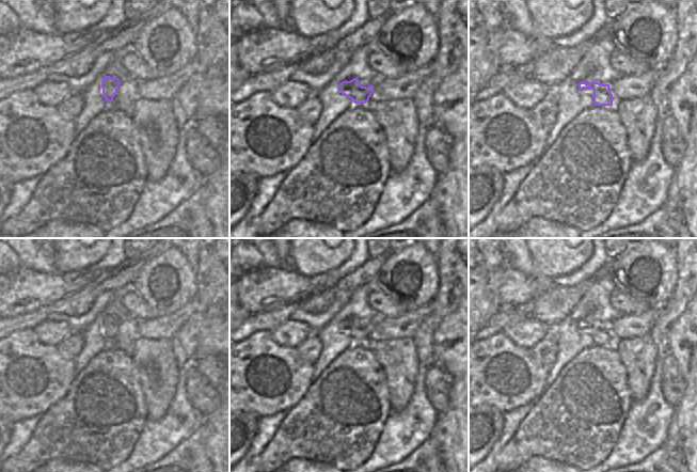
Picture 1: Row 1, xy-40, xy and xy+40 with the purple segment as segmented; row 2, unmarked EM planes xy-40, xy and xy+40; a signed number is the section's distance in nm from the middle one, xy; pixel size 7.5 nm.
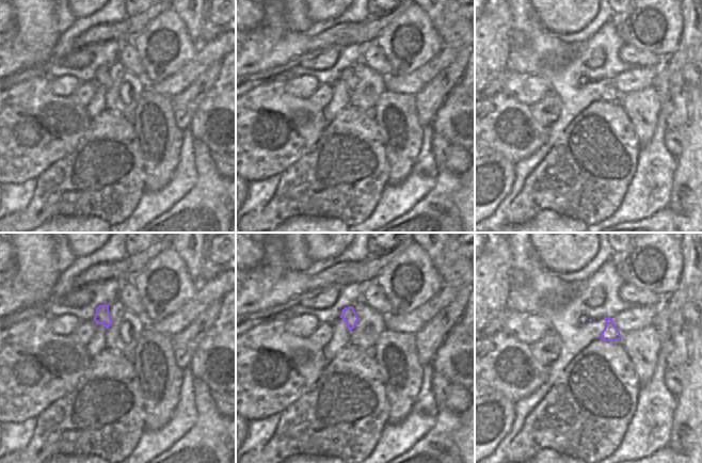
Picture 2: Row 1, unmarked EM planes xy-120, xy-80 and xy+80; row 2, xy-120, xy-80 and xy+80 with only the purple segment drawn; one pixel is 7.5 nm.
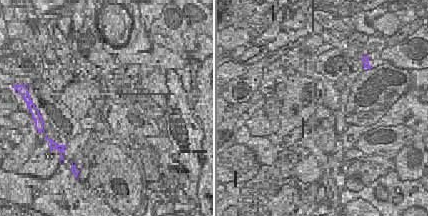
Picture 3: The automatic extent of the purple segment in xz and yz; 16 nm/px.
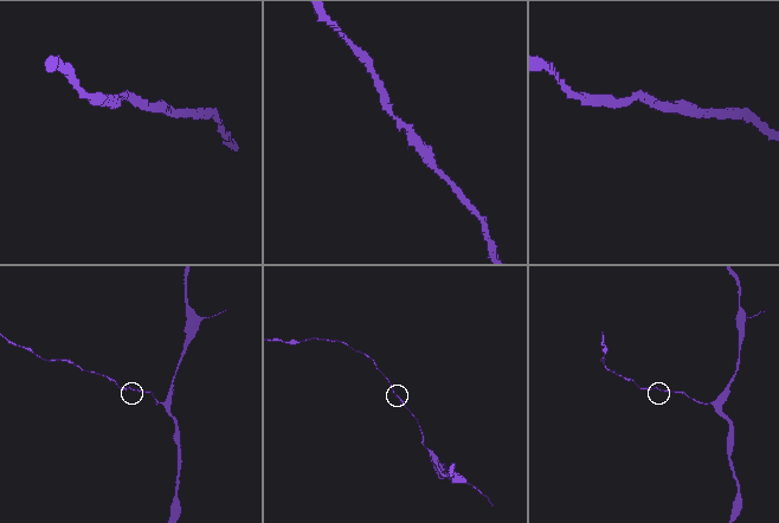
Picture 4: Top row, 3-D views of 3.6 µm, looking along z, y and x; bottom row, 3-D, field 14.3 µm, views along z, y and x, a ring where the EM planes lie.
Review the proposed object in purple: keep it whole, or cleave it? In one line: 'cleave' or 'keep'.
keep

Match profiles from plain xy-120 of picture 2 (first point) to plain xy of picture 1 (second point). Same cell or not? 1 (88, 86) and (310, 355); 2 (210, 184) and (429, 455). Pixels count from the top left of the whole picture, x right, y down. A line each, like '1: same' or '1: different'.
1: same
2: same

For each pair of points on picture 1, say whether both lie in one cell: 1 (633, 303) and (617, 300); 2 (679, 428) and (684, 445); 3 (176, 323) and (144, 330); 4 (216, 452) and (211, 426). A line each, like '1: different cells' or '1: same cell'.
1: same cell
2: same cell
3: same cell
4: same cell

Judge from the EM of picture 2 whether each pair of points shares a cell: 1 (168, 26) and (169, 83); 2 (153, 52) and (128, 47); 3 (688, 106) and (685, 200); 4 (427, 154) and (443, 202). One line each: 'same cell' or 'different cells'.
1: different cells
2: different cells
3: same cell
4: different cells

